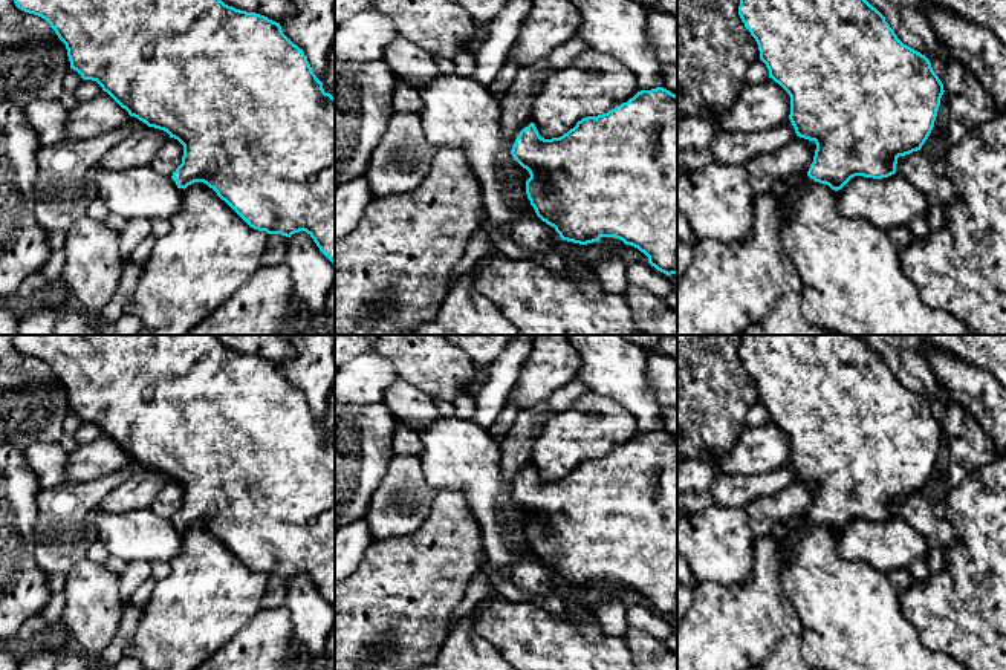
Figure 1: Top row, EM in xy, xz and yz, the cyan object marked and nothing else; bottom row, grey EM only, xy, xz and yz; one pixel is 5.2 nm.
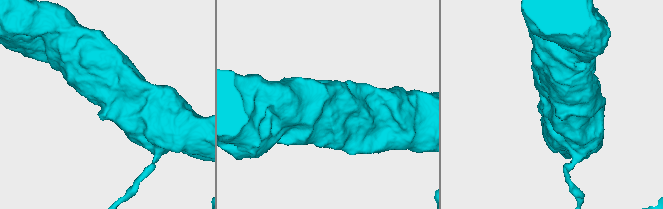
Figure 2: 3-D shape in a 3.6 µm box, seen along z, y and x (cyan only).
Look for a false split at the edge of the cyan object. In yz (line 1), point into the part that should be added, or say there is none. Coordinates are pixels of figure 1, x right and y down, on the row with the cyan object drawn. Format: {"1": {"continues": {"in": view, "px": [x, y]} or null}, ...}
{"1": {"continues": {"in": "yz", "px": [726, 286]}}}

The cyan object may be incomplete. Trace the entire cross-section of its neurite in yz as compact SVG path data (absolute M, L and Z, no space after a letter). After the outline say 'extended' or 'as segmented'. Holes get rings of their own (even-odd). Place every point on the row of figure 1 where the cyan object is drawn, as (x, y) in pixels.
M740 0L738 15L758 44L769 78L790 96L789 119L797 136L813 141L816 150L806 181L783 200L755 194L754 223L745 239L725 243L696 236L690 265L677 280L677 335L740 335L764 320L781 295L801 294L803 280L781 242L783 205L795 202L815 182L838 191L855 176L882 179L894 174L897 158L920 150L928 139L945 92L930 60L904 44L867 0Z | extended

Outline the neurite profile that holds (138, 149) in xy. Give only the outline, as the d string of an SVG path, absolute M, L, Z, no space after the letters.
M141 127L112 145L98 165L109 171L122 171L150 165L157 150L170 139L170 135L154 127Z

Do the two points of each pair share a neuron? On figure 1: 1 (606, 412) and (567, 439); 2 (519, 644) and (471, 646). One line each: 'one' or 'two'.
1: one
2: two

